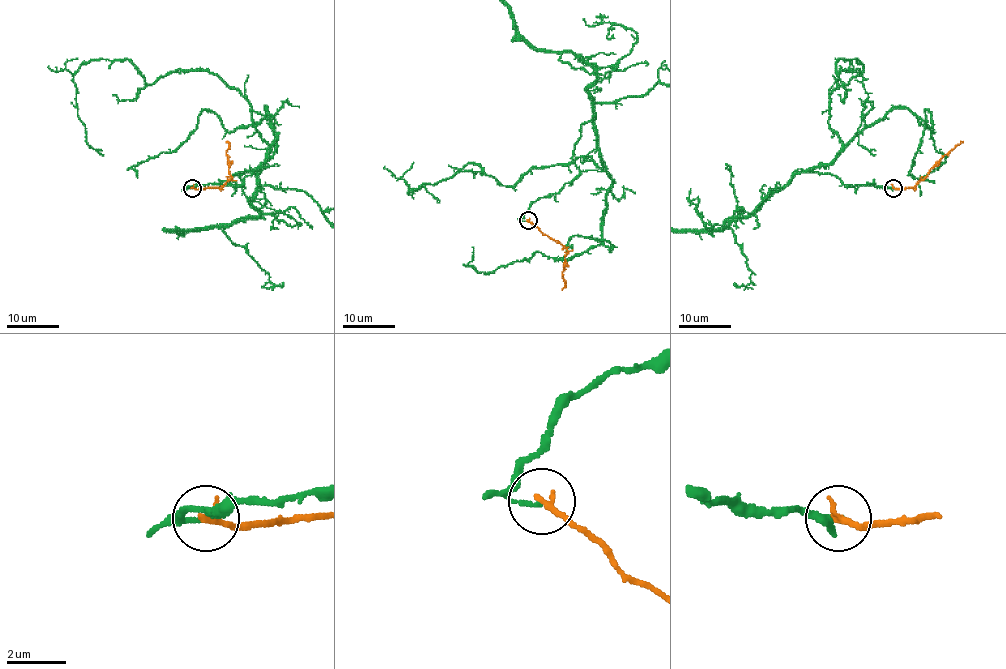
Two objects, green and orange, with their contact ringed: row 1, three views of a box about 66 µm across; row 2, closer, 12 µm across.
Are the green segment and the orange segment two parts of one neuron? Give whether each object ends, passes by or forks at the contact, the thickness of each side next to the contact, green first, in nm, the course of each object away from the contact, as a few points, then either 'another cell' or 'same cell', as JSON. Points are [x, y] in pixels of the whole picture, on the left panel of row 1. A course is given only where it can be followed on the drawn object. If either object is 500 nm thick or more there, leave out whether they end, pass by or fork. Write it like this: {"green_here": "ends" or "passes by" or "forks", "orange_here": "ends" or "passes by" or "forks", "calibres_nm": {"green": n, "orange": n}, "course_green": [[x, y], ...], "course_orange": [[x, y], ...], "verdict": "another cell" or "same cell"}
{"green_here": "ends", "orange_here": "ends", "calibres_nm": {"green": 130, "orange": 240}, "course_orange": [[192, 188], [221, 188], [231, 179], [226, 141]], "verdict": "another cell"}

